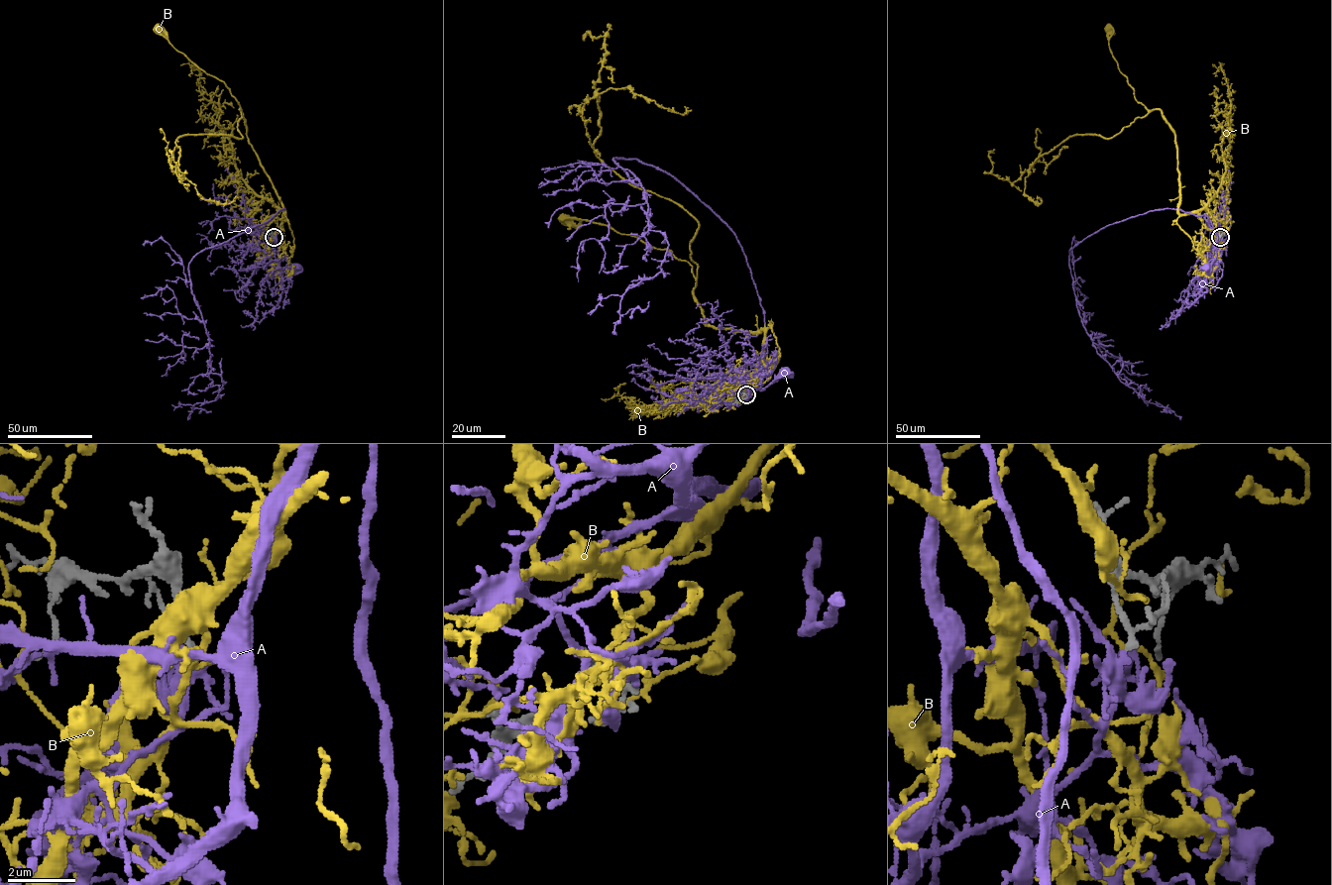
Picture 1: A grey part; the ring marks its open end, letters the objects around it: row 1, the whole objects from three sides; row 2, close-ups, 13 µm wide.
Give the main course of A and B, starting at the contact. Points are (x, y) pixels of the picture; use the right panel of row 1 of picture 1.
A: (1220, 237), (1219, 243), (1209, 249), (1210, 230), (1206, 216), (1217, 236), (1216, 258), (1205, 266)
B: (1221, 235), (1205, 208), (1178, 212), (1175, 136), (1160, 109), (1148, 110), (1135, 98), (1111, 52), (1109, 29)

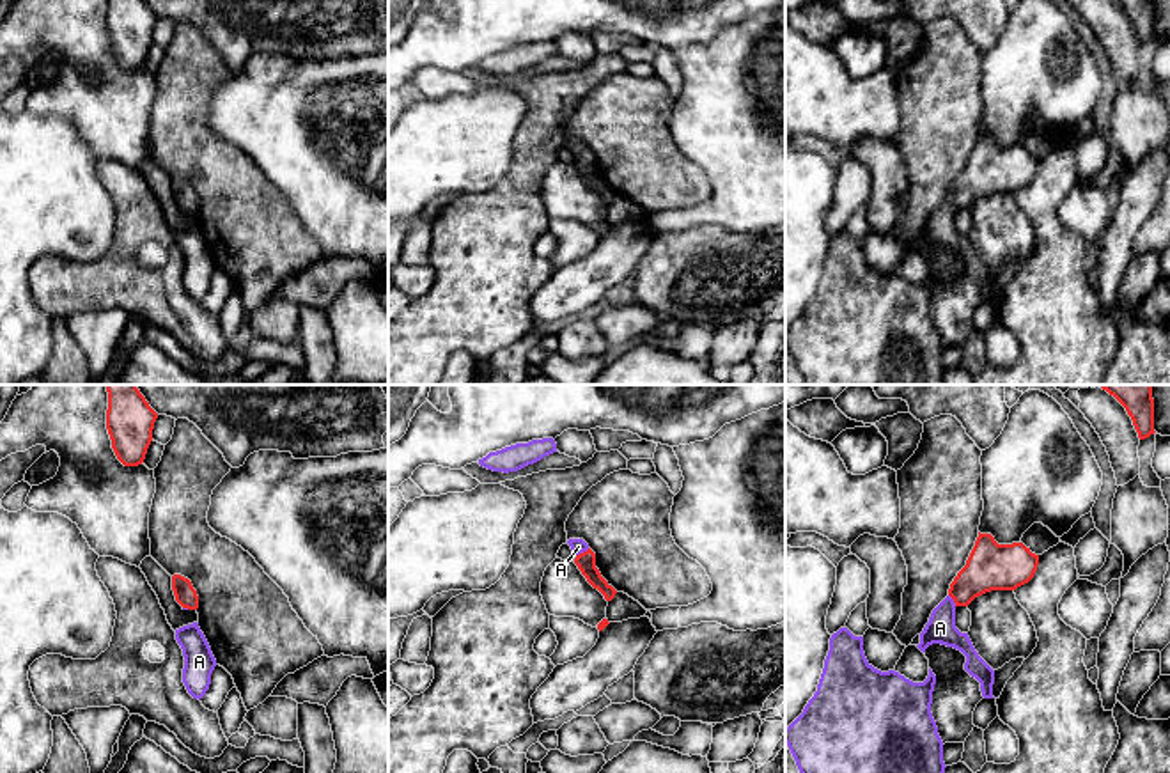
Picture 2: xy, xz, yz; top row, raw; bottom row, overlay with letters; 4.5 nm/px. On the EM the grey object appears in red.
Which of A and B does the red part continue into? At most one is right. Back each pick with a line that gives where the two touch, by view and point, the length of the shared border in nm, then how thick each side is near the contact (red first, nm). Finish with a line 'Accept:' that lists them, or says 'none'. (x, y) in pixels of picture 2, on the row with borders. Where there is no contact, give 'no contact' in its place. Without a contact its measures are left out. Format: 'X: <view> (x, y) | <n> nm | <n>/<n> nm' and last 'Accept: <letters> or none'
A: xz (584, 552) | 70 nm | 90/70 nm
Accept: A

